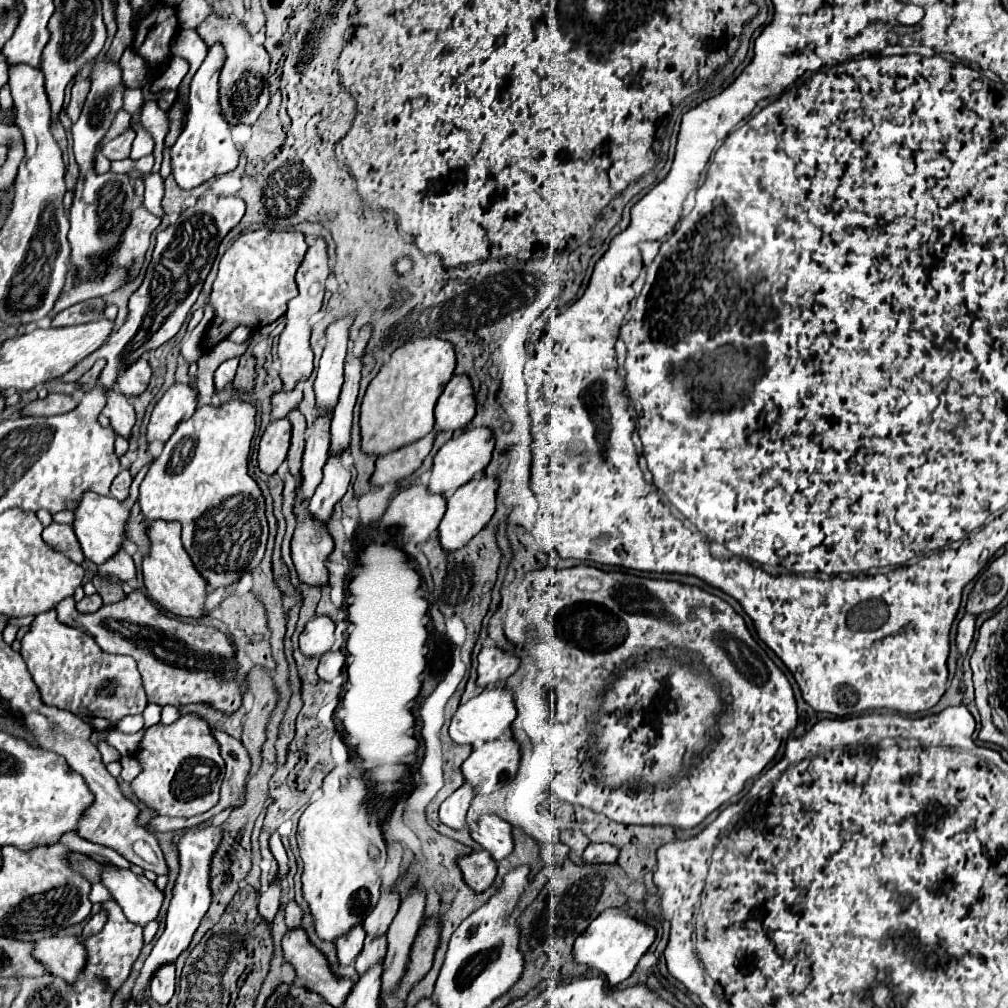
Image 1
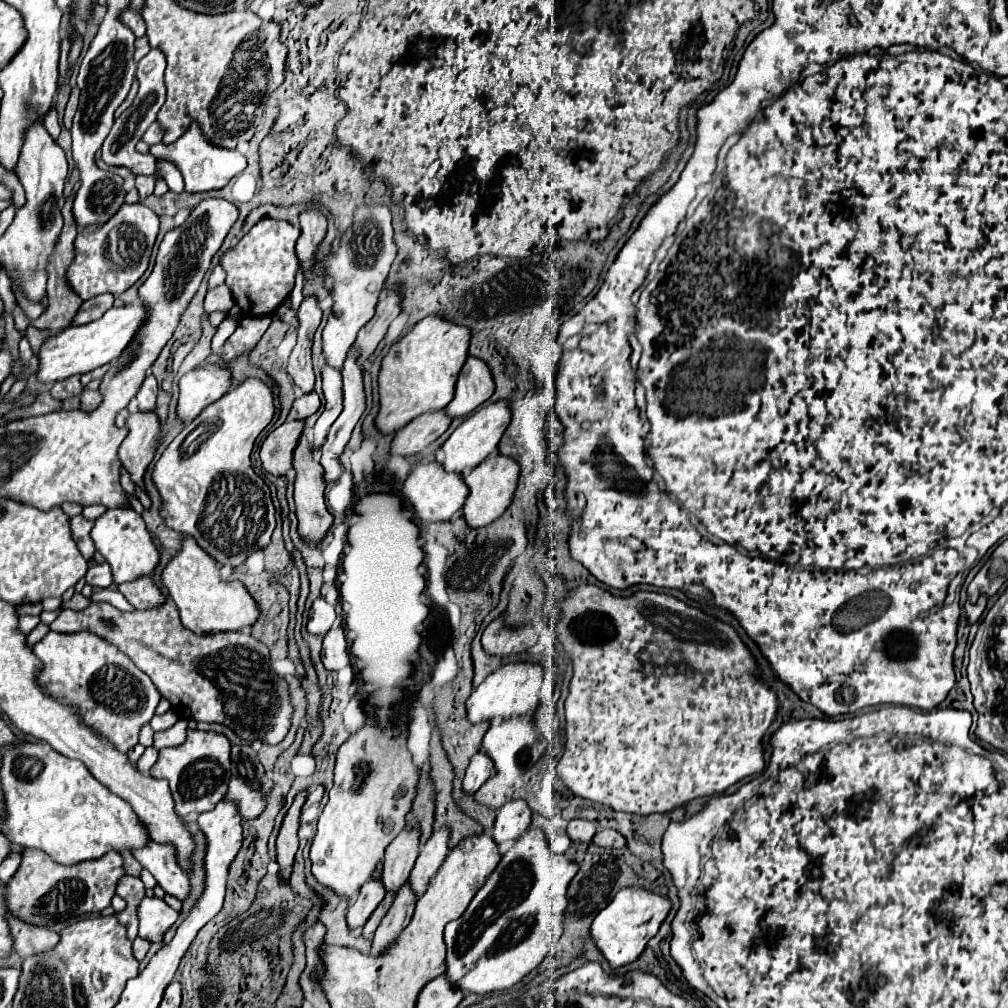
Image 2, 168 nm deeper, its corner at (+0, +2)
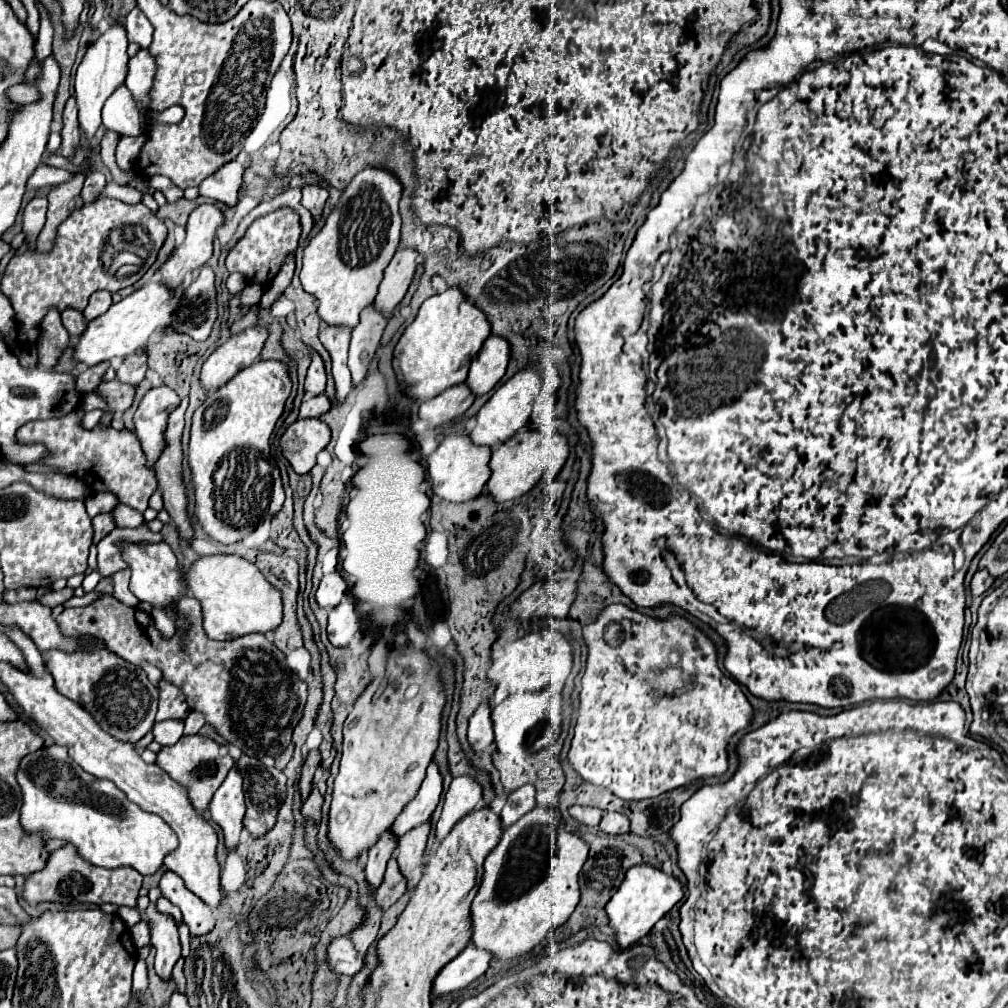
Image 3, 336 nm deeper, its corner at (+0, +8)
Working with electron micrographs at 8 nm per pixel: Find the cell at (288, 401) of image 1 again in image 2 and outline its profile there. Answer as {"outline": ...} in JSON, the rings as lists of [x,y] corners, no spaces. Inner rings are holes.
{"outline":[[[309,392],[309,394],[301,396],[301,398],[295,398],[295,402],[293,402],[291,410],[289,410],[287,420],[305,420],[313,412],[317,412],[319,404],[321,402],[319,402],[319,396],[315,392]]]}

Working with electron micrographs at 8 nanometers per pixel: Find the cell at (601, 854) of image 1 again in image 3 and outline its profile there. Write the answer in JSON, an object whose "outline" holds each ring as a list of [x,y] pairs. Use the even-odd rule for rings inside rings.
{"outline":[[[607,812],[599,828],[607,834],[625,834],[629,832],[629,818],[625,818],[625,814],[619,814],[619,812]]]}

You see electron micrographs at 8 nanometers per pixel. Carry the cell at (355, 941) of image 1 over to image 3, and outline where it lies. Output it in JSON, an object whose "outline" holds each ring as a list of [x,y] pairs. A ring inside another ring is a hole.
{"outline":[[[391,828],[385,834],[381,834],[381,838],[369,848],[365,874],[367,874],[367,880],[373,890],[377,890],[377,886],[381,884],[383,874],[385,874],[385,866],[387,866],[389,858],[393,856],[395,848],[397,848],[397,836],[391,832]]]}

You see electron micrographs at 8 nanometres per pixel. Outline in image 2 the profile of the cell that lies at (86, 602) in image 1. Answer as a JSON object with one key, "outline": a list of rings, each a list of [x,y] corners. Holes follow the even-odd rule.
{"outline":[[[75,594],[69,602],[63,602],[63,608],[71,608],[71,610],[83,610],[91,604],[91,598],[85,598],[83,594]]]}

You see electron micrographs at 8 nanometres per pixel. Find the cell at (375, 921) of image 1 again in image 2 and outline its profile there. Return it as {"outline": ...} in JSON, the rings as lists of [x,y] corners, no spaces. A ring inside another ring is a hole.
{"outline":[[[405,828],[387,846],[383,858],[383,886],[387,892],[397,894],[401,886],[407,882],[409,872],[419,856],[417,844],[419,844],[419,832]]]}

